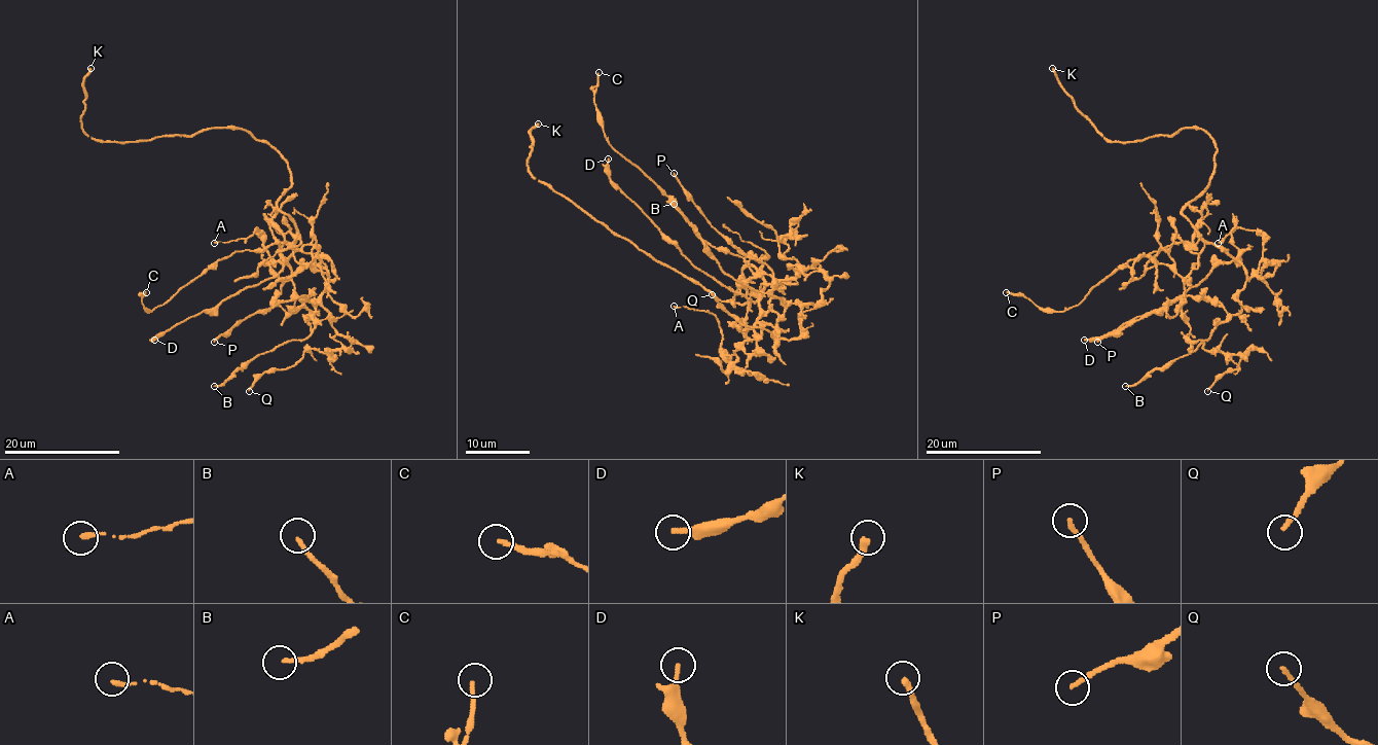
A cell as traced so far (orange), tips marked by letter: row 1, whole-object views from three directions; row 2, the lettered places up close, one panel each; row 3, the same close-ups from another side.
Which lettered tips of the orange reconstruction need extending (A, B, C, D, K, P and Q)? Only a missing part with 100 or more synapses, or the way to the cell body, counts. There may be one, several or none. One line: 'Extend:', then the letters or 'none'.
Extend: K

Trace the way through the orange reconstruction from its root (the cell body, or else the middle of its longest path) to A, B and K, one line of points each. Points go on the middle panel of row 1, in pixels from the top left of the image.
A: (746, 277), (742, 271), (752, 265), (763, 279), (758, 335), (732, 355), (723, 350), (712, 314), (674, 306)
B: (746, 277), (752, 265), (763, 279), (754, 329), (784, 331), (784, 303), (729, 277), (674, 204)
K: (746, 277), (758, 294), (755, 300), (720, 300), (535, 179), (527, 157), (532, 150), (530, 130), (538, 123)

